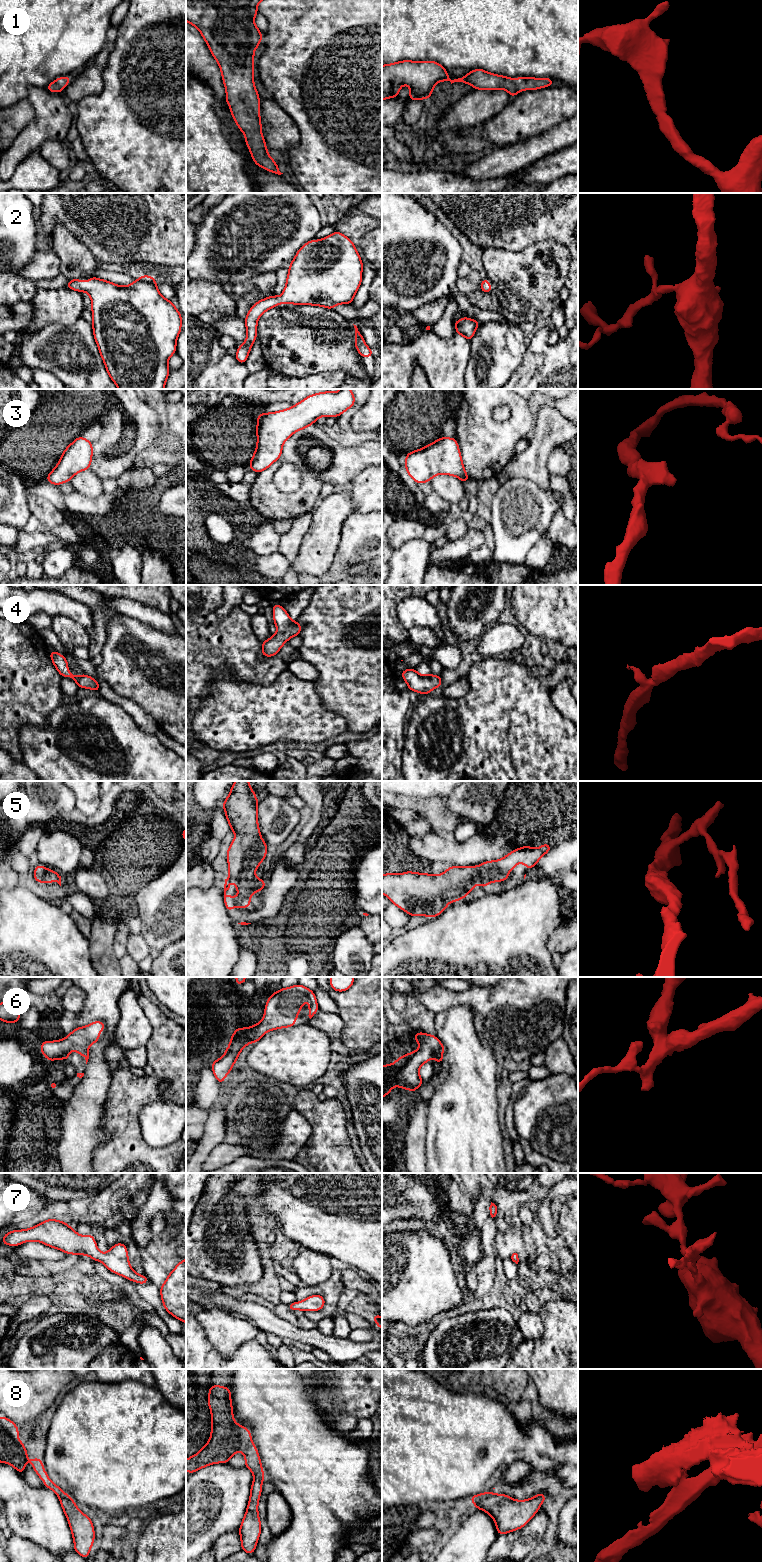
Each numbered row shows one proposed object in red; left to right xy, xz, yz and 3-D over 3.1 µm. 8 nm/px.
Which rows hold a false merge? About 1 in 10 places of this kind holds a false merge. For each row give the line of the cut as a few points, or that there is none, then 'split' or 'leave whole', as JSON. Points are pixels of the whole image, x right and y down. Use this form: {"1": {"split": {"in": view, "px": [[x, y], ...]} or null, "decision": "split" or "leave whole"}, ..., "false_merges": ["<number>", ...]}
{"1": {"split": null, "decision": "leave whole"}, "2": {"split": null, "decision": "leave whole"}, "3": {"split": null, "decision": "leave whole"}, "4": {"split": null, "decision": "leave whole"}, "5": {"split": null, "decision": "leave whole"}, "6": {"split": null, "decision": "leave whole"}, "7": {"split": null, "decision": "leave whole"}, "8": {"split": null, "decision": "leave whole"}, "false_merges": []}

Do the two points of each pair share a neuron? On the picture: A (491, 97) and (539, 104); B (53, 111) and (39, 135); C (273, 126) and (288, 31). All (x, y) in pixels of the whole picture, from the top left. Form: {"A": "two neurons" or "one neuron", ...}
{"A": "two neurons", "B": "one neuron", "C": "two neurons"}

